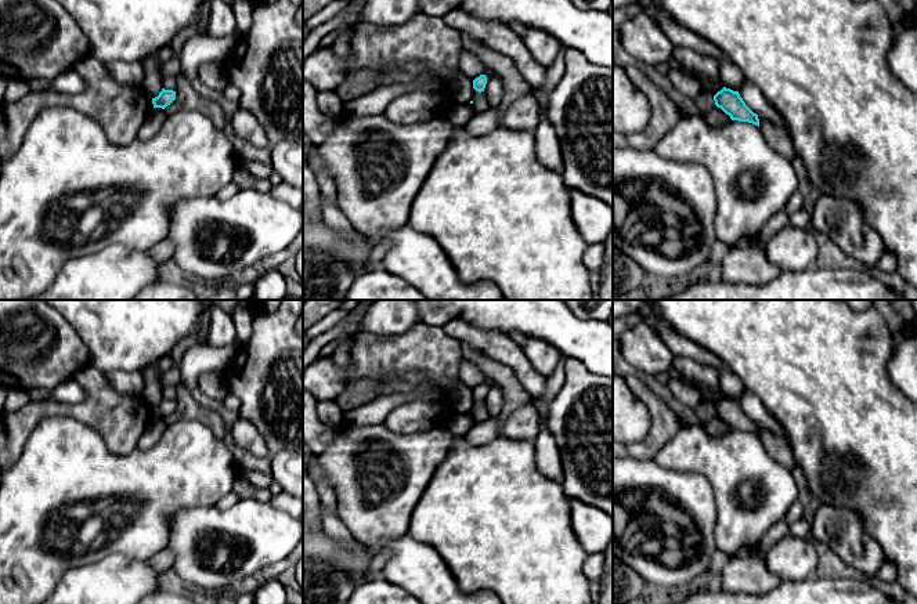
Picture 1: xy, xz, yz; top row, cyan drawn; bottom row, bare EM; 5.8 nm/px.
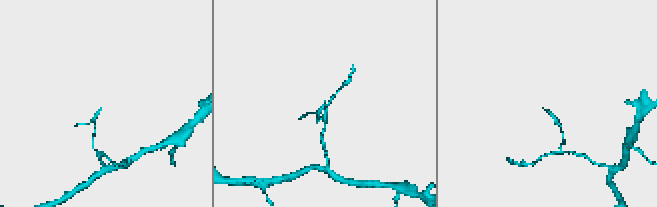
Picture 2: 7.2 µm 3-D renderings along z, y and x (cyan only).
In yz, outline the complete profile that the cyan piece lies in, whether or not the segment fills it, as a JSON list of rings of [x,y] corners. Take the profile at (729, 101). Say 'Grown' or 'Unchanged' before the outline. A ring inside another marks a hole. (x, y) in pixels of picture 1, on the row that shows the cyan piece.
Unchanged. [[[723,87],[714,95],[714,101],[732,120],[748,122],[759,127],[758,115],[745,105],[739,91]]]

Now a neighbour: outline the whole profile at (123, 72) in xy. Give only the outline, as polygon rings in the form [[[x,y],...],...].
[[[111,62],[106,65],[109,75],[122,84],[141,86],[144,70],[140,62]]]

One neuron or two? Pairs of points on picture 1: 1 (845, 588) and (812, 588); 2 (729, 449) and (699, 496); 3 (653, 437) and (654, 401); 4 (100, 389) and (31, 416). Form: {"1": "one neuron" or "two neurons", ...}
{"1": "one neuron", "2": "two neurons", "3": "one neuron", "4": "one neuron"}

